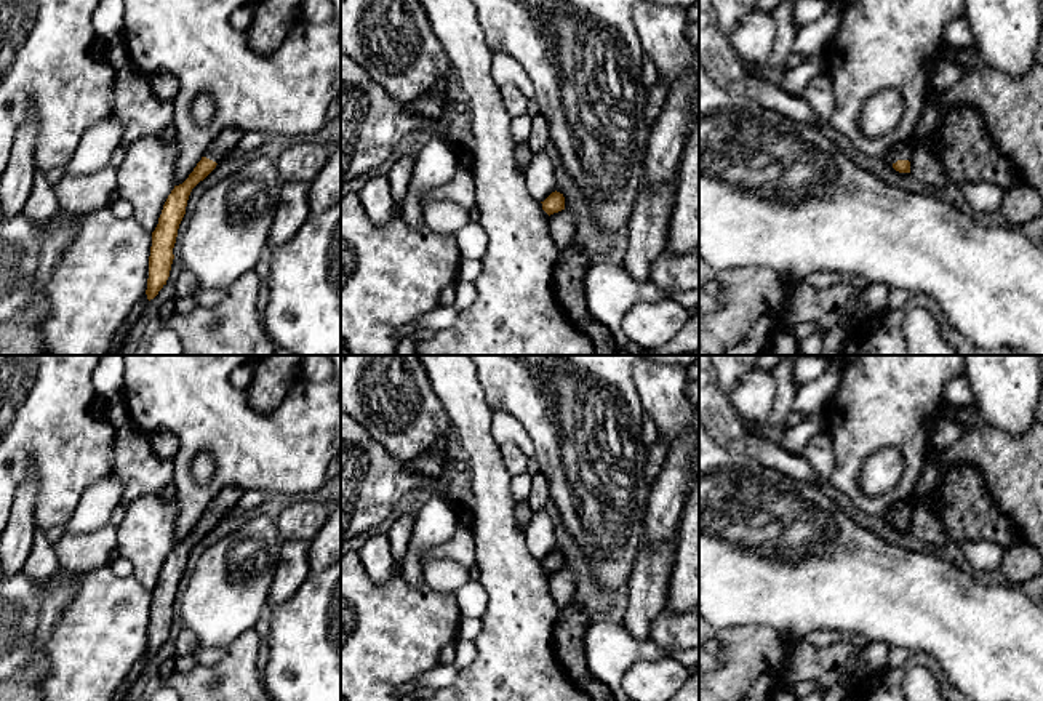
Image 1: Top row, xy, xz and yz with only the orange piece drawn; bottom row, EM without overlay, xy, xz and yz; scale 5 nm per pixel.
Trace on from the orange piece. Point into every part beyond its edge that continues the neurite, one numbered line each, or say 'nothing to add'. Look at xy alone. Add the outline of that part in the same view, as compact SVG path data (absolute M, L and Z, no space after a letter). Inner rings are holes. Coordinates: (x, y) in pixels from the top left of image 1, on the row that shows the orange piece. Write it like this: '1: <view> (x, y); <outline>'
1: xy (226, 141); M232 126L224 128L208 146L203 157L219 163L237 147L242 136L243 131L238 128L232 128Z

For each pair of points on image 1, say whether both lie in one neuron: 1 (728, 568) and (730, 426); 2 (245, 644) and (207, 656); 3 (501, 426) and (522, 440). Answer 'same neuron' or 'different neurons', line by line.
1: different neurons
2: different neurons
3: same neuron

